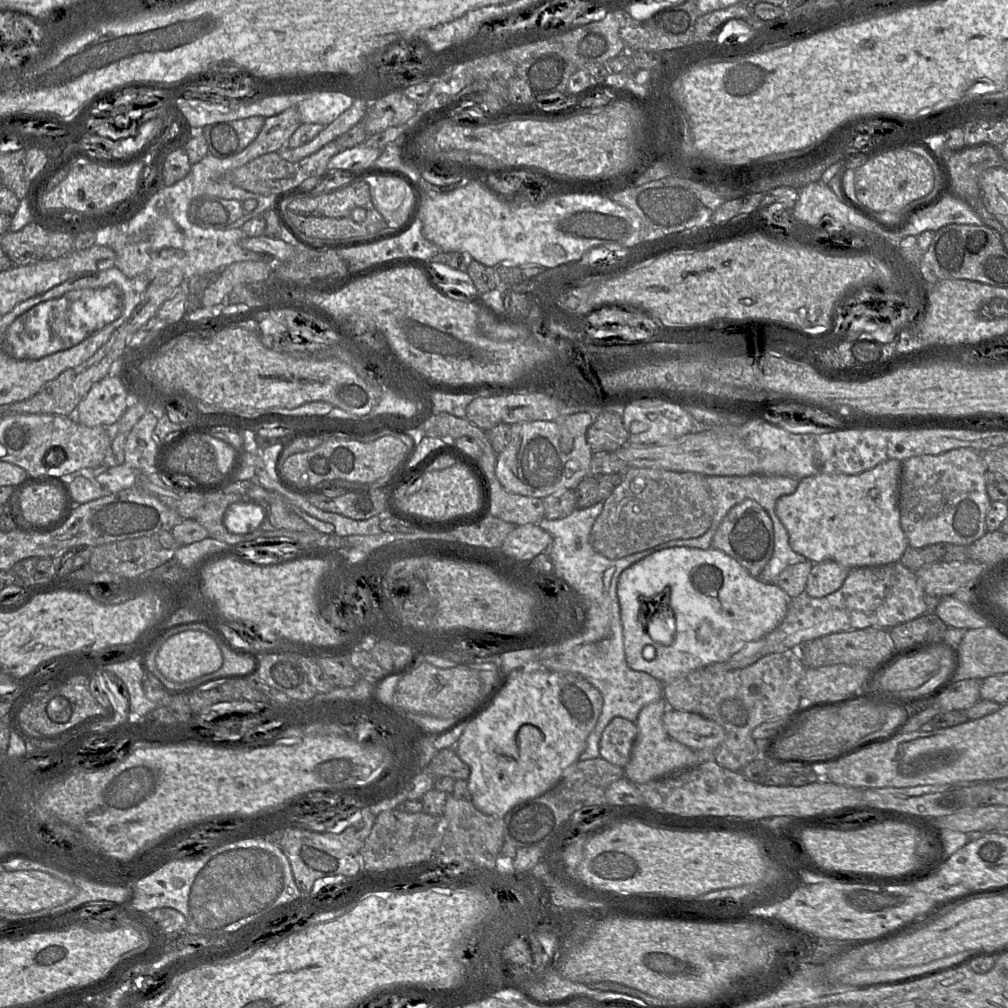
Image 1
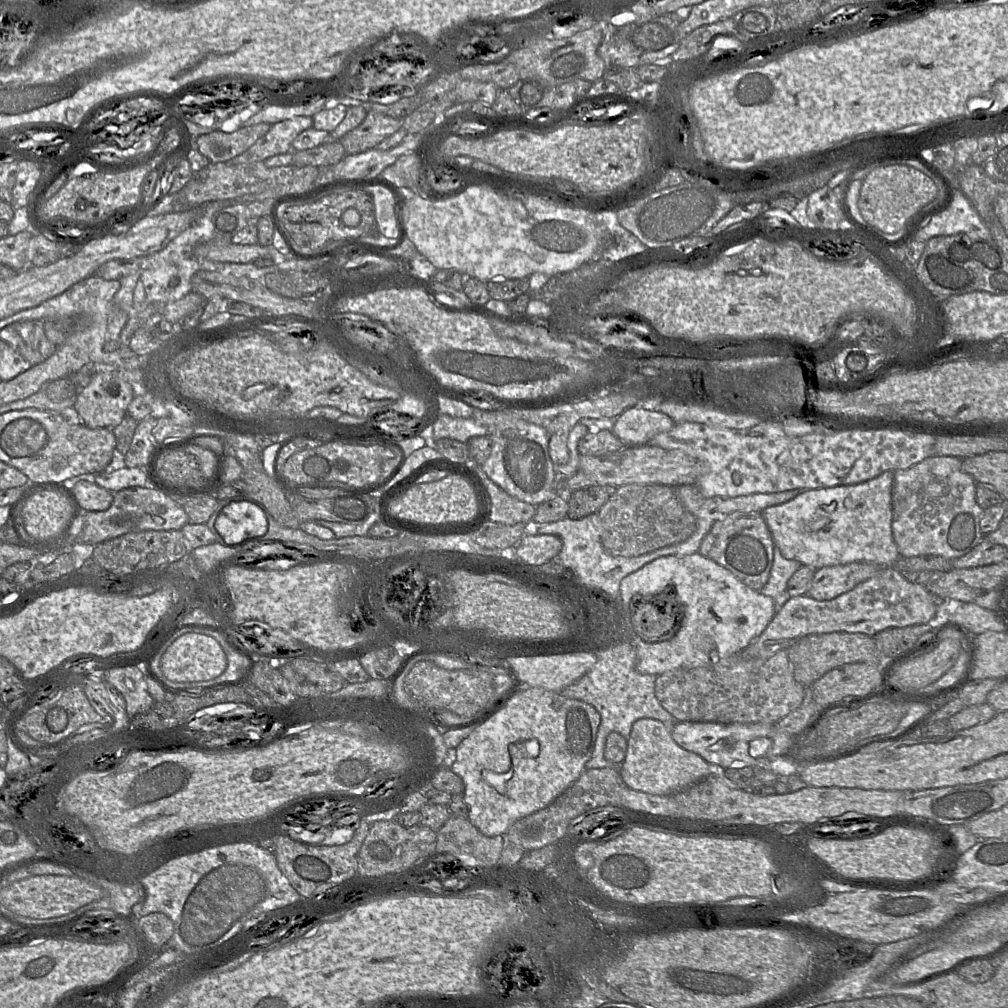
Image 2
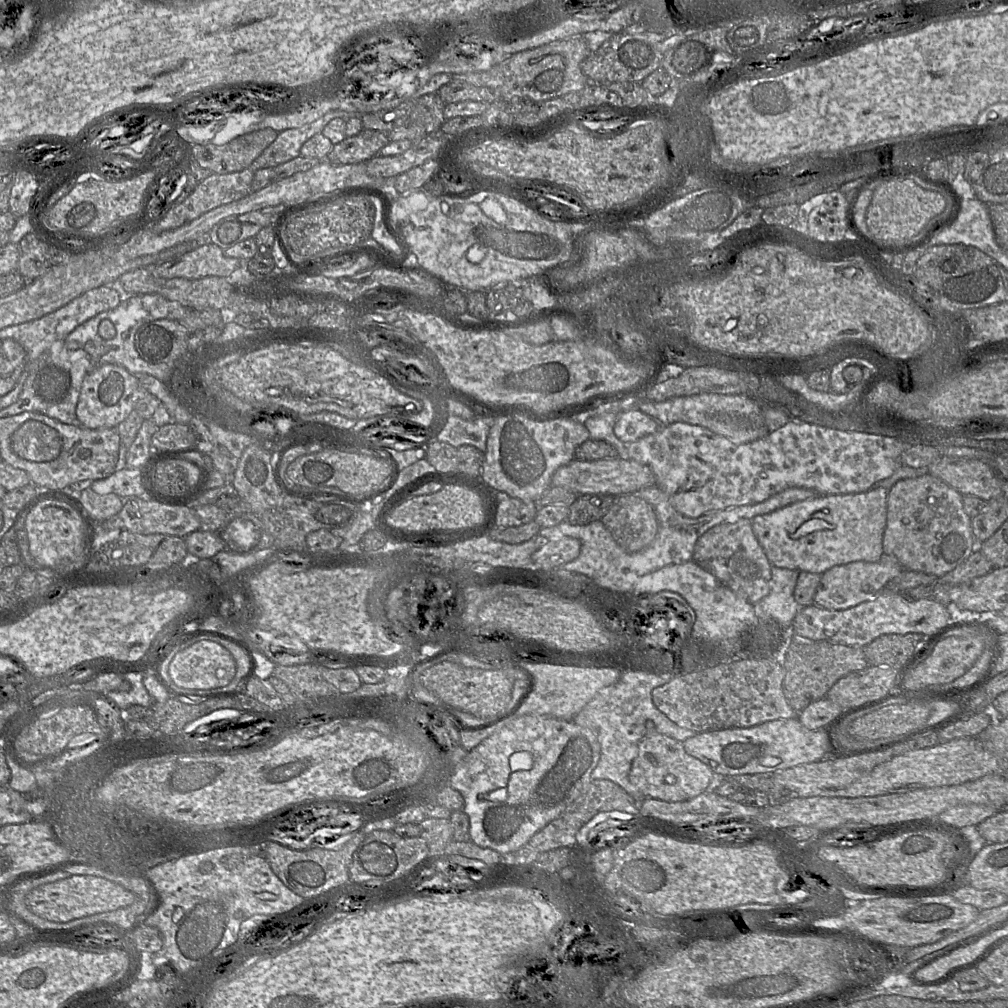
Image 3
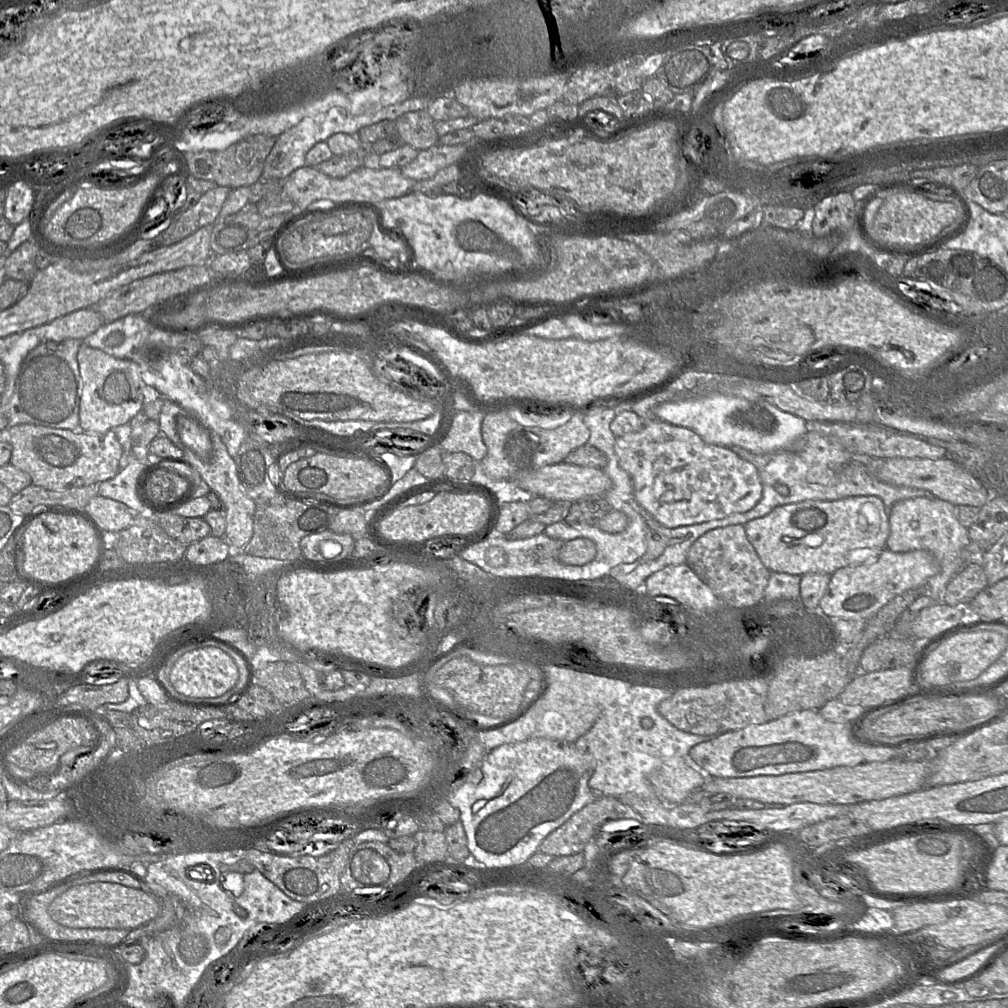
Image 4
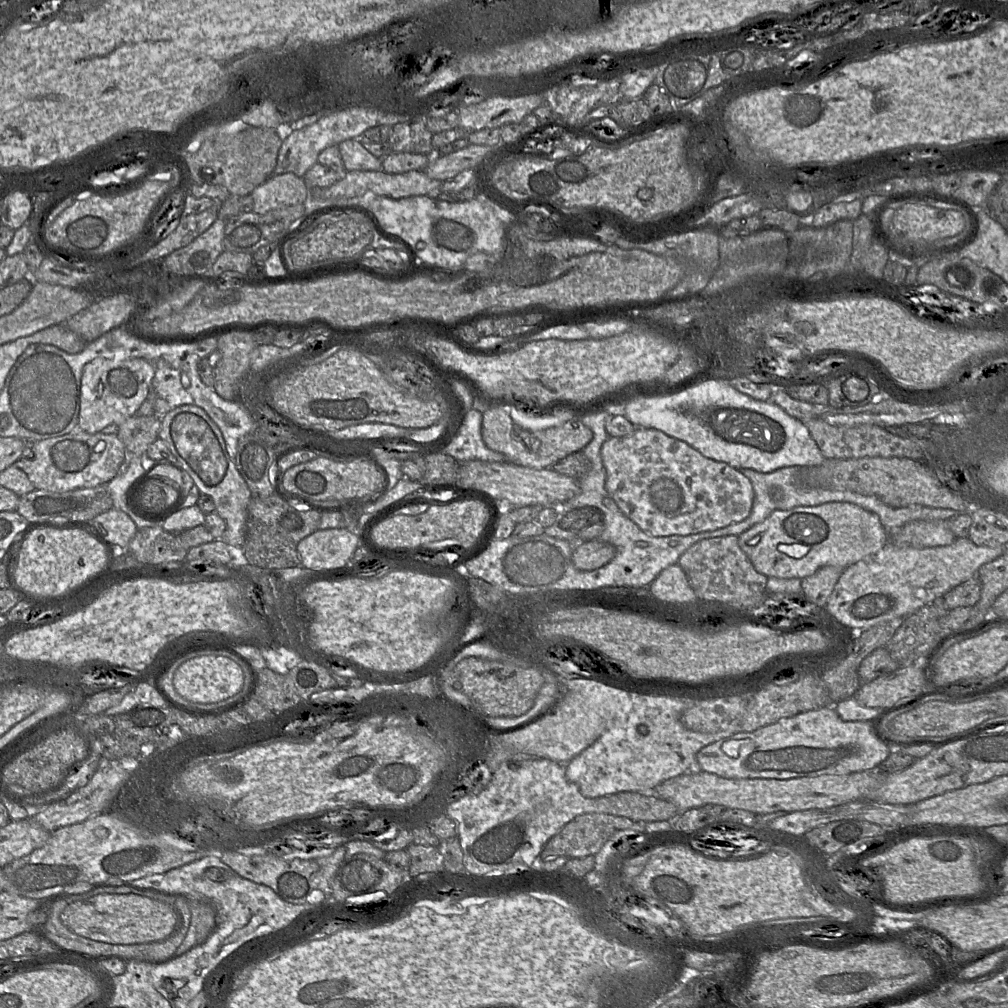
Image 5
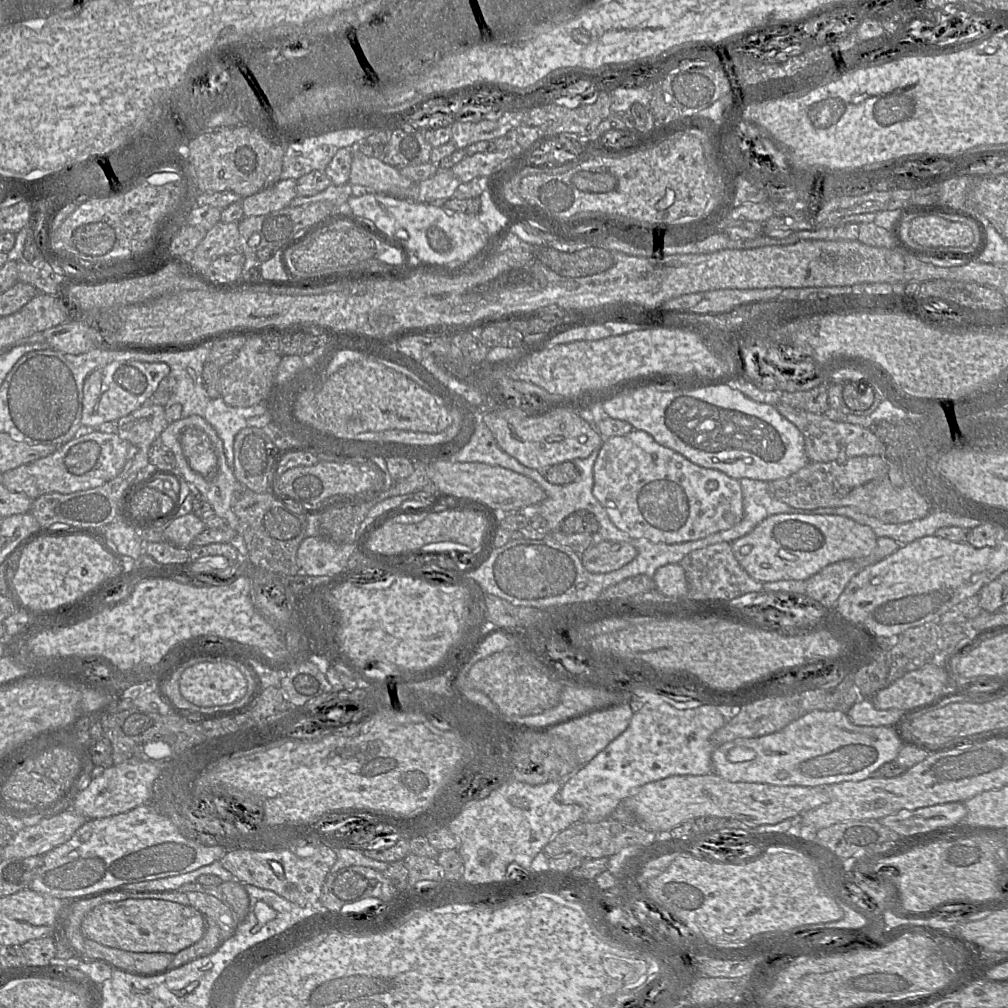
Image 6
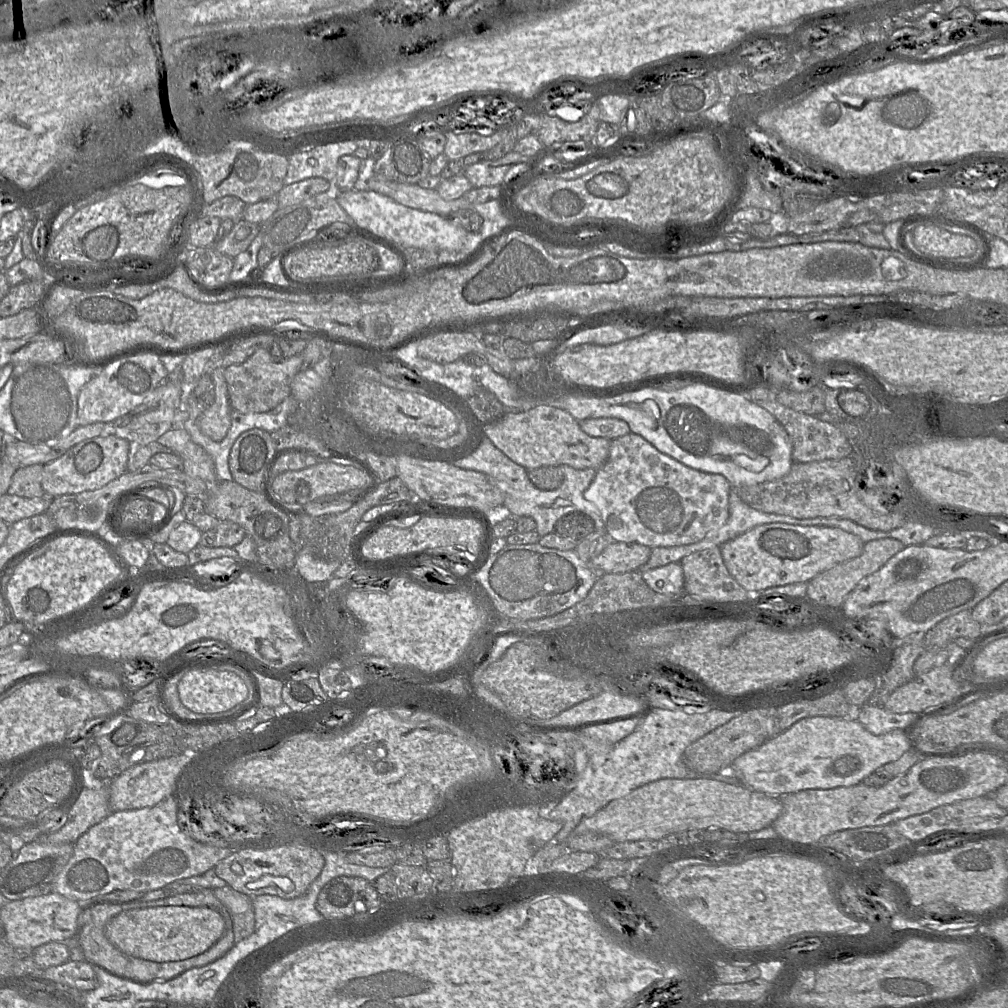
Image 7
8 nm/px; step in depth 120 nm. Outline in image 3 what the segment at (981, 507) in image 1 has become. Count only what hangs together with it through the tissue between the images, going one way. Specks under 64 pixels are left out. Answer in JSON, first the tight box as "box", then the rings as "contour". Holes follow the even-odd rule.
{"box":[882,473,977,577],"contour":[[[923,473],[916,478],[902,479],[888,491],[887,521],[882,539],[885,555],[895,557],[903,569],[942,577],[977,550],[971,518],[963,509],[963,495],[937,477]]]}

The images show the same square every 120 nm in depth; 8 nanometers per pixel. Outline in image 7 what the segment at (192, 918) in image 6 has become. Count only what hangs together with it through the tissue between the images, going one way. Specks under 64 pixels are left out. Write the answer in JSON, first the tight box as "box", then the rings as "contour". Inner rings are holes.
{"box":[105,906,225,962],"contour":[[[157,906],[124,910],[105,926],[109,942],[132,957],[154,962],[179,961],[208,950],[225,932],[225,921],[208,907]]]}

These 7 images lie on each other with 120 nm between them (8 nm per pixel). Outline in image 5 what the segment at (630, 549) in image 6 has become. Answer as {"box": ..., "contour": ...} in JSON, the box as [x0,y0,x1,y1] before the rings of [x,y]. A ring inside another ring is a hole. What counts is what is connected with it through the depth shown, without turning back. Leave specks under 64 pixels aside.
{"box":[572,540,616,571],"contour":[[[589,540],[573,547],[572,563],[582,571],[592,571],[608,564],[616,555],[616,548],[605,541]]]}

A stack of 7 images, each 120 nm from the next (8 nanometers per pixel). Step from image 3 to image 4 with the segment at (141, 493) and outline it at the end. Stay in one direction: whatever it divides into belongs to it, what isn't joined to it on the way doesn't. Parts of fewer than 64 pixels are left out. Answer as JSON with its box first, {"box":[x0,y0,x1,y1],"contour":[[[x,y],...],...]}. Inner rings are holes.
{"box":[98,460,153,520],"contour":[[[130,460],[121,468],[118,474],[109,480],[99,483],[98,495],[124,503],[130,508],[130,514],[135,518],[152,520],[153,513],[138,499],[135,484],[136,478],[144,463]]]}

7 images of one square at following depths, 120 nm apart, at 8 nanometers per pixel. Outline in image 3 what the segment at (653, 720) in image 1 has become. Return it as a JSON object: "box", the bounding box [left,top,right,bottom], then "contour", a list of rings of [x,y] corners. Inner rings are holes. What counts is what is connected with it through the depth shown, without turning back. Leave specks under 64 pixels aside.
{"box":[629,733,731,802],"contour":[[[647,733],[647,735],[639,743],[639,752],[632,763],[629,774],[630,782],[645,797],[652,797],[667,802],[678,802],[692,799],[699,794],[710,790],[712,786],[721,778],[731,776],[722,776],[714,773],[711,768],[699,759],[689,755],[680,742],[674,738],[660,733]]]}

